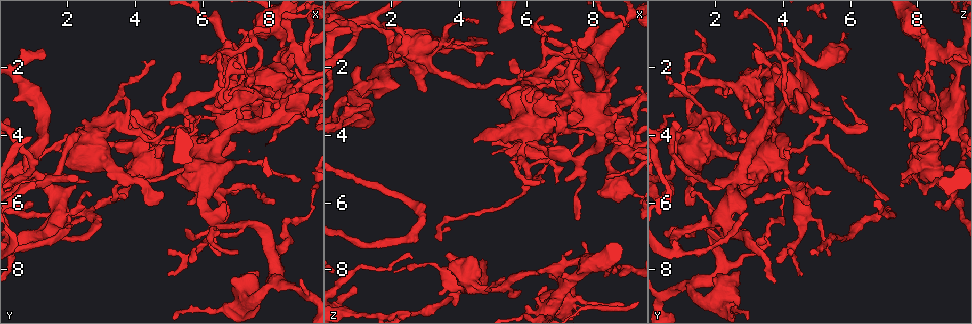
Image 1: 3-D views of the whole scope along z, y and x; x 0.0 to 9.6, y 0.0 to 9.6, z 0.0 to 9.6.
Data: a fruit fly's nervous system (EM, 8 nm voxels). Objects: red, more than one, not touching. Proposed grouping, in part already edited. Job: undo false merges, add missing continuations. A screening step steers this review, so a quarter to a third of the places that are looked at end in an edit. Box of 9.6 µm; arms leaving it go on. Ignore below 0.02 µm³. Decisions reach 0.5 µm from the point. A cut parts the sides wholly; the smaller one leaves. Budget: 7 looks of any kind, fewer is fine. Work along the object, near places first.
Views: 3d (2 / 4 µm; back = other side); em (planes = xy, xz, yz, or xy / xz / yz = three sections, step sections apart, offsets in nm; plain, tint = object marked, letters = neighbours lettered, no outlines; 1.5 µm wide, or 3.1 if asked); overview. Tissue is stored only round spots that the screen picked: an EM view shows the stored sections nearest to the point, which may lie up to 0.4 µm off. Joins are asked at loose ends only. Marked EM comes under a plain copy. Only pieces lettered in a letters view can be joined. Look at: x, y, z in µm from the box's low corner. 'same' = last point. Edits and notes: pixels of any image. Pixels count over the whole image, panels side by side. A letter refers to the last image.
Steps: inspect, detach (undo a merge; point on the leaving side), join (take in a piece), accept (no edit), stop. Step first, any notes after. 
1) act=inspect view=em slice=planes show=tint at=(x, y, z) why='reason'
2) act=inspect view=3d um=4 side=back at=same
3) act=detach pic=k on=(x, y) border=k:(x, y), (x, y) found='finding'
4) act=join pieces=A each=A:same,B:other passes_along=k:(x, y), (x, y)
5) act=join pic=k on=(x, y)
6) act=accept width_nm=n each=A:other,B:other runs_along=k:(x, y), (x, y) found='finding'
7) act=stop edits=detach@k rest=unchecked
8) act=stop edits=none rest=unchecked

act=inspect view=3d um=4 at=(7.30, 2.25, 7.35) why='branch stops here'

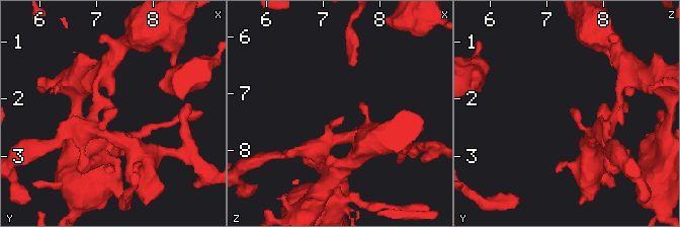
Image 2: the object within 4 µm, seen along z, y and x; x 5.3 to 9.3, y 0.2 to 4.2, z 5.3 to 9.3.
act=inspect view=em slice=yz step=4 show=tint at=(7.40, 2.15, 7.45)

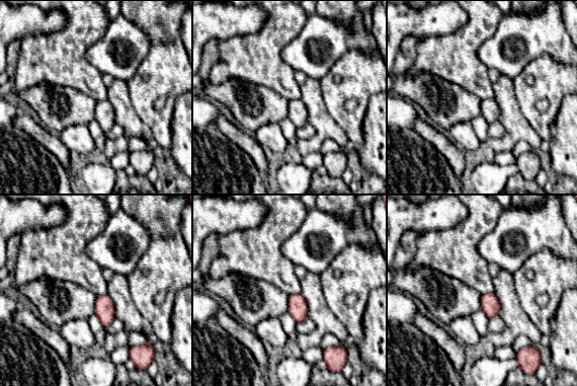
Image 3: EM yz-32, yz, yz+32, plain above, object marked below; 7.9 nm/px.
act=inspect view=em slice=xy step=4 show=letters at=same why='another direction'

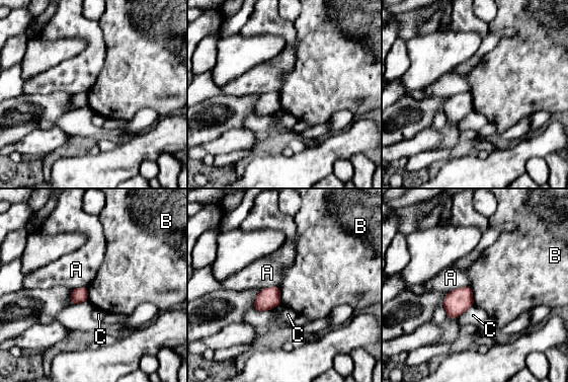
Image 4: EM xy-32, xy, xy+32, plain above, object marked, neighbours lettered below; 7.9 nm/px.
act=accept longest_contact=A:190nm each=A:other,B:other,C:other border=4:(469, 286), (474, 305) found='none of them fits'

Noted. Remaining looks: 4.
act=inspect view=em slice=xy step=4 show=letters at=(3.00, 4.50, 2.70) why='free end'

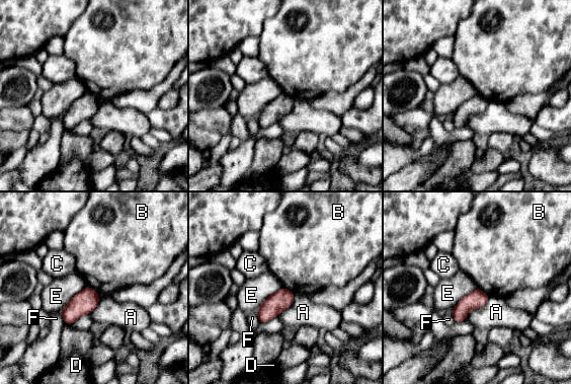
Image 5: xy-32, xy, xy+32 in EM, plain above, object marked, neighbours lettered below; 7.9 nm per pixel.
act=accept longest_contact=E:300nm each=A:other,B:other,C:other,D:other,E:other,F:other border=5:(282, 286), (294, 295) found='none of them fits'

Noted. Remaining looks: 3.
act=inspect view=3d um=4 at=(8.05, 2.85, 0.60) why='free end'

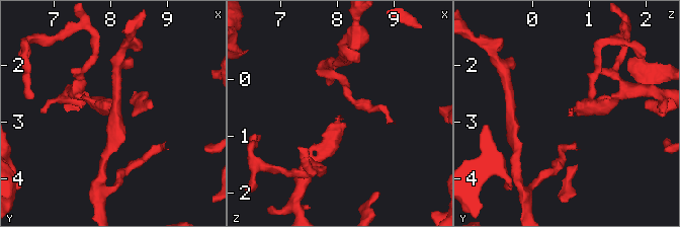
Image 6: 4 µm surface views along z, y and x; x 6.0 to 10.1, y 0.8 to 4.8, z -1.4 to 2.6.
act=inspect view=em slice=planes show=letters at=(8.05, 2.90, 0.65) why='need the tissue'

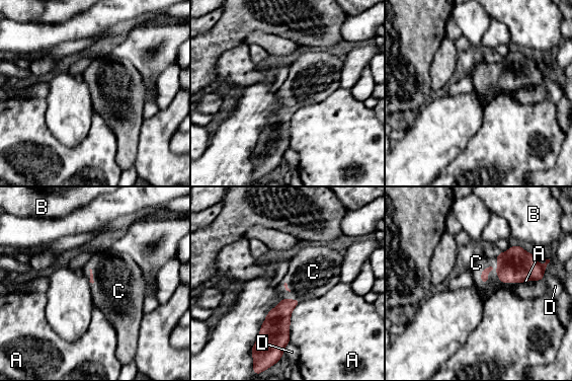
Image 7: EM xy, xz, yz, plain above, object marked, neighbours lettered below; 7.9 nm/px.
act=join pieces=C each=A:other,B:other,C:same,D:other found='the neuron continues'

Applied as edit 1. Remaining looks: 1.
act=stop edits=join@7 rest=unchecked

